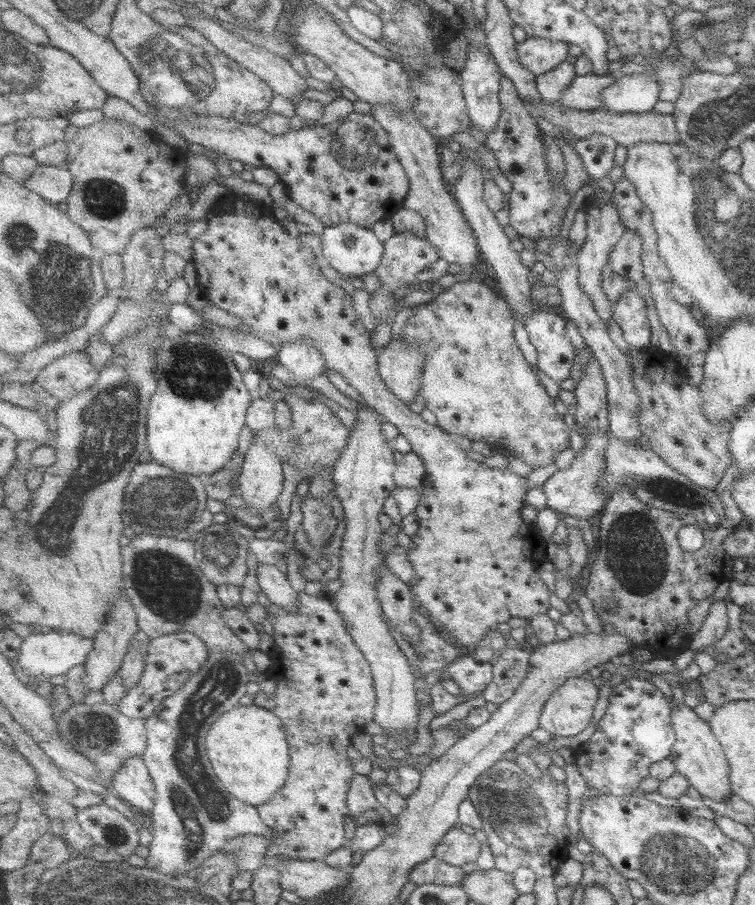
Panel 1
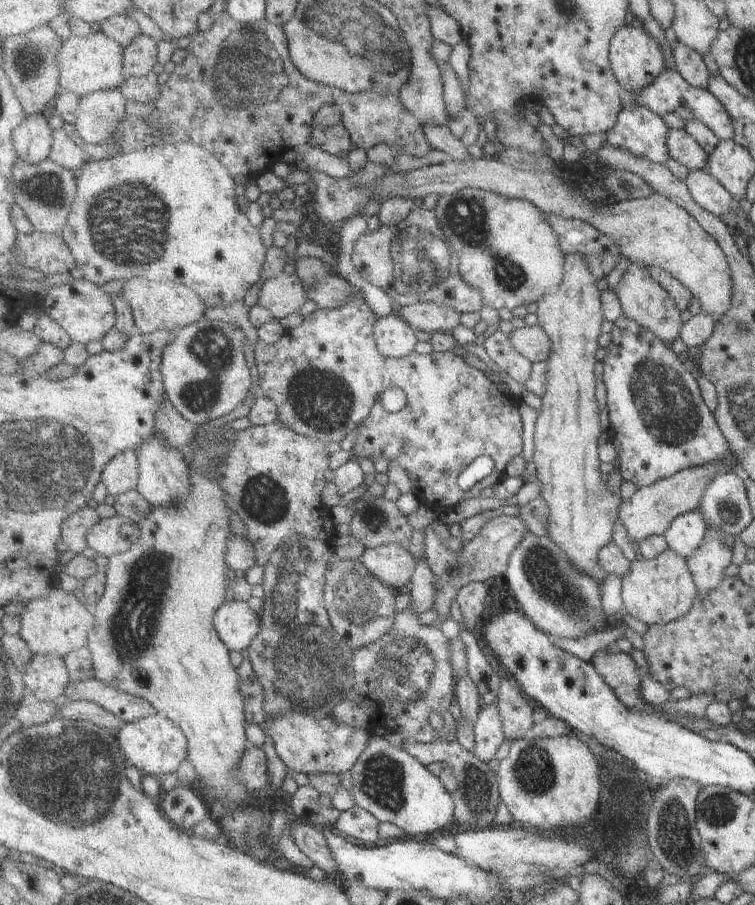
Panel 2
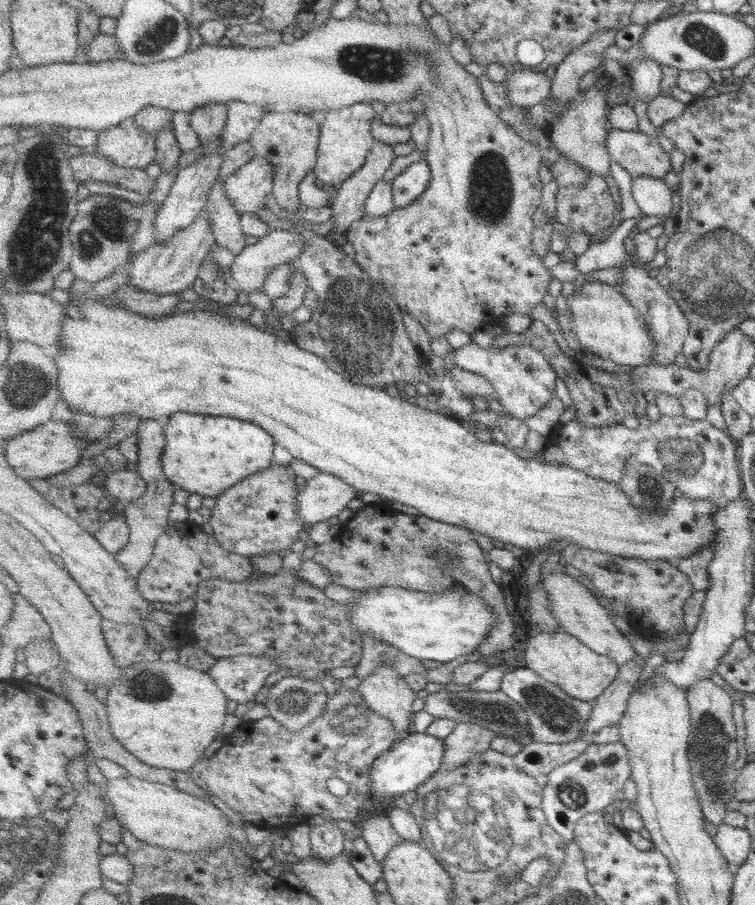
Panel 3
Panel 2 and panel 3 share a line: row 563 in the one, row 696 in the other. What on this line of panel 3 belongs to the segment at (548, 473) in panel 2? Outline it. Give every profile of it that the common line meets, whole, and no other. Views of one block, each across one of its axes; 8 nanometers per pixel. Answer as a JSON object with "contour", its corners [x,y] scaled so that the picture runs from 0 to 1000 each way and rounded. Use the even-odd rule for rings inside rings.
{"contour":[[[747,696],[742,697],[742,701],[734,701],[731,697],[731,701],[715,701],[705,705],[702,716],[697,720],[697,731],[709,743],[718,745],[718,748],[747,760],[755,769],[779,776],[797,770],[823,743],[820,734],[808,725],[792,723],[763,702]]]}

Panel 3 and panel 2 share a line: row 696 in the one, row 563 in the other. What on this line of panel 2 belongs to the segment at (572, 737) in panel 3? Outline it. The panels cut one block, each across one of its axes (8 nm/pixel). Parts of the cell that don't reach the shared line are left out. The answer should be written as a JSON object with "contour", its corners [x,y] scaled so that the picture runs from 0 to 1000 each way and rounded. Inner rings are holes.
{"contour":[[[705,589],[689,599],[690,604],[679,610],[670,640],[681,654],[683,670],[687,670],[717,697],[739,705],[771,707],[801,696],[805,678],[800,674],[796,645],[776,631],[770,631],[754,612],[728,592]]]}

